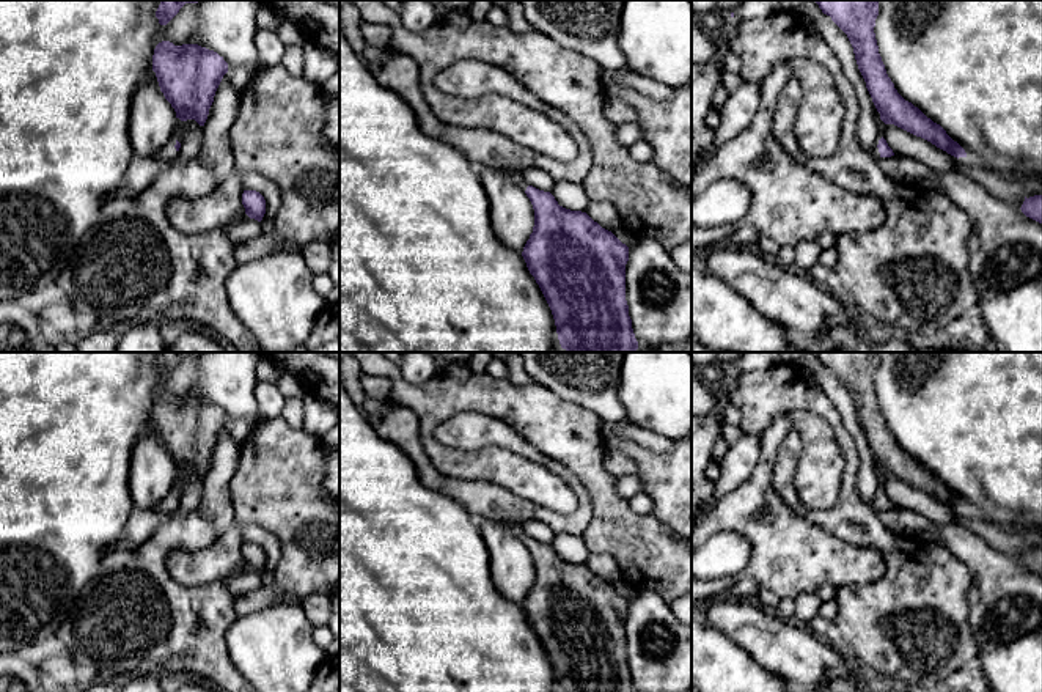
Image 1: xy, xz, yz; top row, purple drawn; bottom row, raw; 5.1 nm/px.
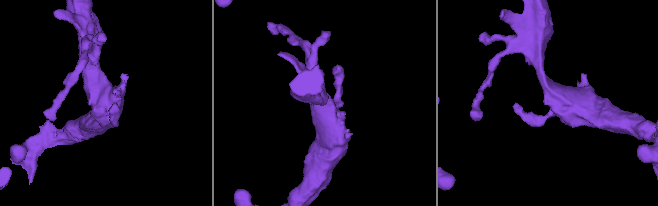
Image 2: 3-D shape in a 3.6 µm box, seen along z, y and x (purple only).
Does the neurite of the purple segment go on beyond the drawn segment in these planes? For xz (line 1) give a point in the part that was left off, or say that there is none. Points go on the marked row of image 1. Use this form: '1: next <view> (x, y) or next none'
1: next xz (516, 176)

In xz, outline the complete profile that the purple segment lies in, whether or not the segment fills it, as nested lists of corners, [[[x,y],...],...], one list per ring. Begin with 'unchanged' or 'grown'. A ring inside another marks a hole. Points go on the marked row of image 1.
grown; [[[512,171],[511,179],[527,193],[534,209],[533,233],[522,256],[552,310],[561,348],[567,352],[637,352],[638,341],[626,300],[629,247],[586,212],[566,209],[558,204],[550,192],[528,186],[519,171]]]

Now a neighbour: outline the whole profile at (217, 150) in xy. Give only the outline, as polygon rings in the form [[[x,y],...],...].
[[[231,68],[223,75],[214,102],[209,109],[207,120],[203,126],[203,143],[200,157],[212,170],[217,181],[228,178],[234,168],[234,142],[231,127],[239,112],[239,91],[231,83]]]

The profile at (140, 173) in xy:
[[[176,118],[173,138],[181,143],[179,154],[174,162],[141,159],[135,156],[126,171],[124,184],[110,192],[105,201],[119,197],[134,197],[146,190],[152,179],[167,170],[171,164],[187,164],[200,156],[203,143],[203,126],[195,120],[181,121]]]

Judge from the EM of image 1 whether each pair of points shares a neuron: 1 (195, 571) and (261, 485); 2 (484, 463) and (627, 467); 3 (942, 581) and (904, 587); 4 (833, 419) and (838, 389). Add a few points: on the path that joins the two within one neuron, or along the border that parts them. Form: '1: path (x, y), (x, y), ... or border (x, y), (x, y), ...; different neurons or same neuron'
1: path (217, 552), (233, 537), (236, 526), (250, 507); same neuron
2: border (605, 449), (604, 466), (615, 477); different neurons
3: path (932, 585), (913, 587); same neuron
4: border (813, 376), (835, 406), (844, 430), (852, 439); different neurons

